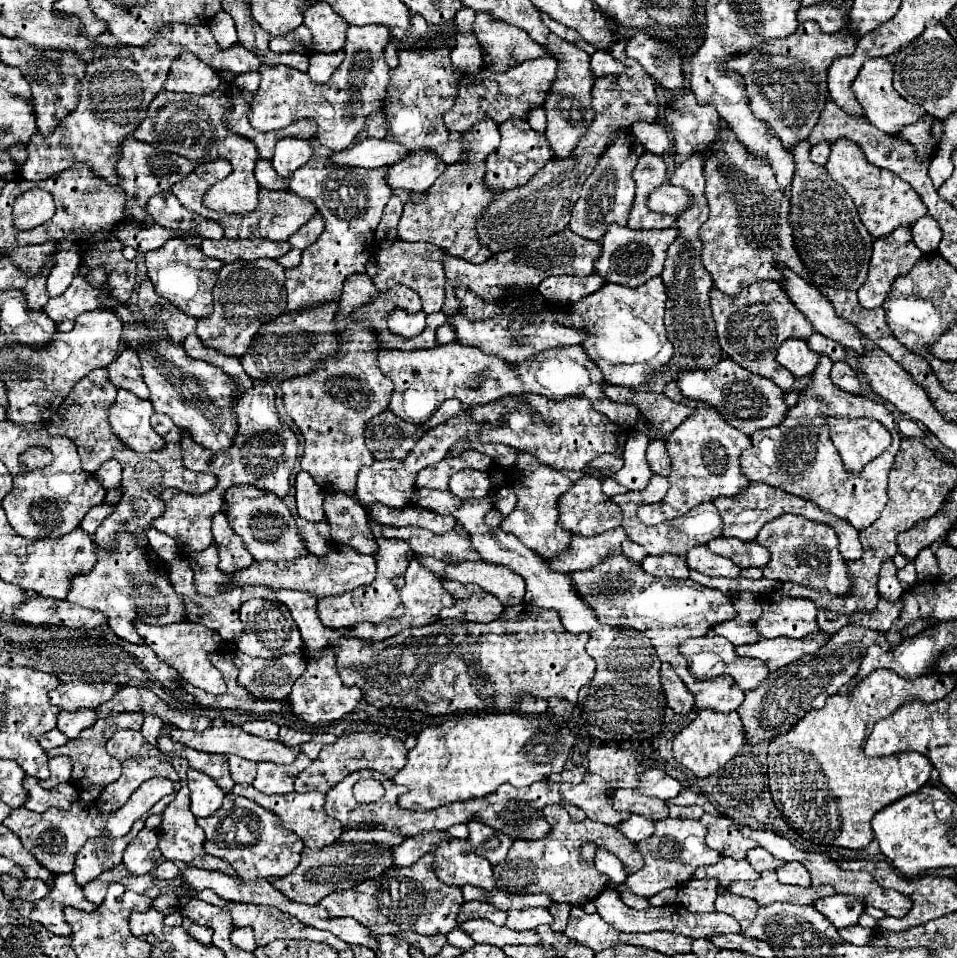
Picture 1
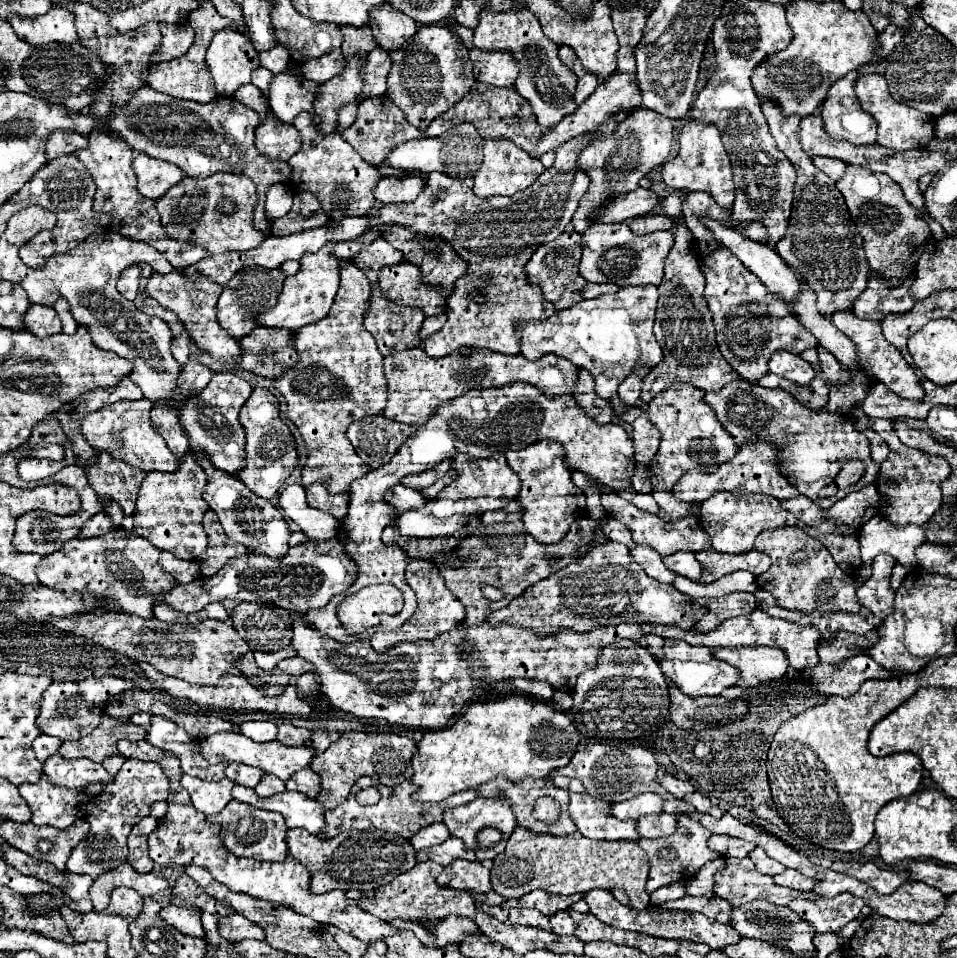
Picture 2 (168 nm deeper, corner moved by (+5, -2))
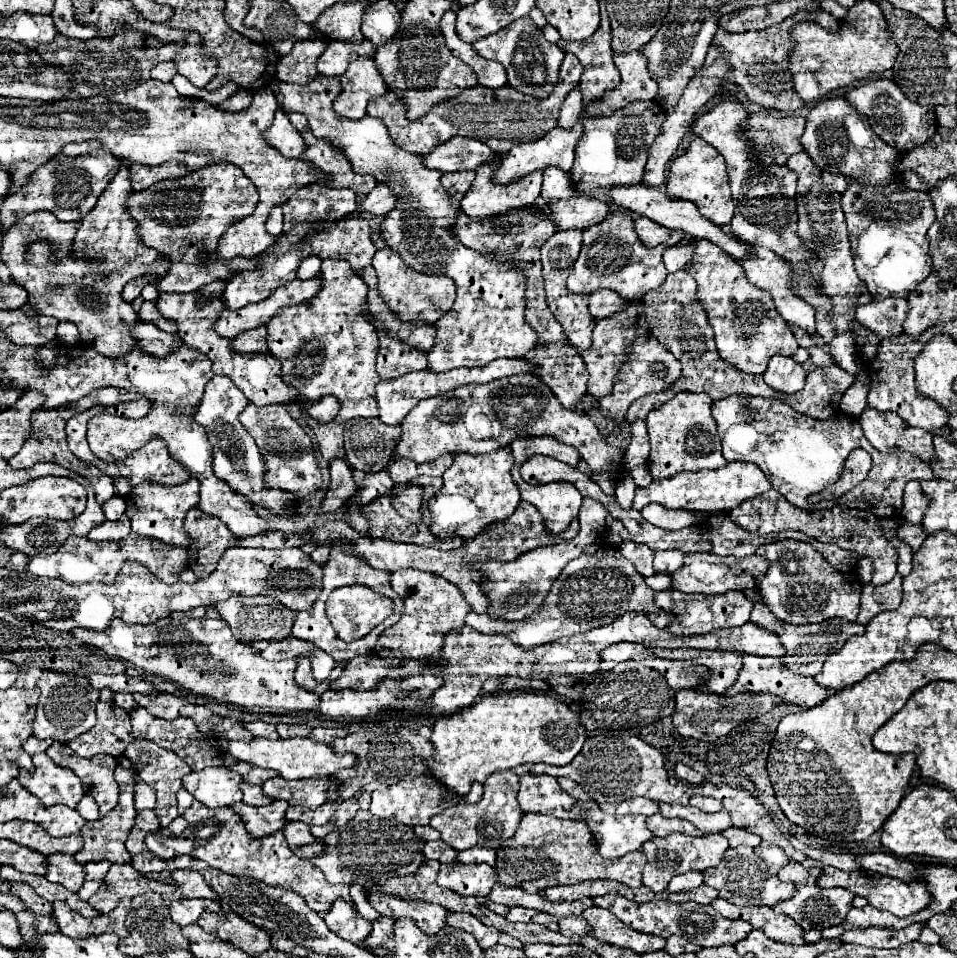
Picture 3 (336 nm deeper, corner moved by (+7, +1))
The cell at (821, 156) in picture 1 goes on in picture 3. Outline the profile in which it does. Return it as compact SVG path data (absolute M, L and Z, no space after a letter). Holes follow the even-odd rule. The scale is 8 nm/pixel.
M822 173L822 181L826 183L826 185L830 185L838 195L842 195L844 191L846 191L846 187L848 187L848 181L846 181L846 177L840 177L840 175L832 175L832 173Z

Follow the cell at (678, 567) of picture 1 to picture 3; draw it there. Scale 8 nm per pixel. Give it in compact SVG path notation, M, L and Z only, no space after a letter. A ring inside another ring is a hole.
M622 541L622 555L636 567L636 571L642 577L650 577L654 575L654 567L652 567L652 559L654 559L654 551L648 545L642 543L634 543L634 541Z

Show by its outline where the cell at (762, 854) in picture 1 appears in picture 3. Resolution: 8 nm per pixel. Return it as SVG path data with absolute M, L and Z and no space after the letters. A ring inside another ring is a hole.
M762 841L762 843L754 849L754 853L768 865L771 875L777 875L778 869L784 867L784 865L790 861L790 859L786 857L786 853L784 853L780 847L770 845L770 843L766 843L766 841Z

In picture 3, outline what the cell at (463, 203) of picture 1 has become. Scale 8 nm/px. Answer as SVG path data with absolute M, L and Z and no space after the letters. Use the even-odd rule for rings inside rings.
M386 247L374 255L372 267L378 277L380 297L386 301L390 311L394 315L398 315L402 321L408 321L414 325L432 325L442 317L442 313L450 311L450 307L454 303L456 285L448 277L432 277L432 275L416 273L414 269L406 267L404 261L398 255L394 255L394 251L390 247Z

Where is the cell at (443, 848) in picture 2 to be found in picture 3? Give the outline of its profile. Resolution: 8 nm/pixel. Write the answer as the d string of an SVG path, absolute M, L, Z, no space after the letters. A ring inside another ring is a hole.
M472 847L466 851L458 853L458 861L462 863L488 863L494 865L496 863L496 851L488 849L488 847Z

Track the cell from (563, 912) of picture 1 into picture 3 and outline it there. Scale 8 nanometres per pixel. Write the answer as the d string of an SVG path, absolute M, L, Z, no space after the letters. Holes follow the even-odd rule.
M564 917L564 919L558 919L560 923L560 933L562 935L588 935L590 933L590 925L586 923L586 919L582 917Z

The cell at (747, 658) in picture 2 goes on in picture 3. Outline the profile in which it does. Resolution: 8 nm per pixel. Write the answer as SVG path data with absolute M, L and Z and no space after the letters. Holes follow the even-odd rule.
M652 649L654 655L660 659L680 659L680 661L690 661L694 665L706 667L710 671L706 683L706 691L722 695L736 679L740 665L742 665L742 655L740 653L726 653L726 651L704 651L704 649Z

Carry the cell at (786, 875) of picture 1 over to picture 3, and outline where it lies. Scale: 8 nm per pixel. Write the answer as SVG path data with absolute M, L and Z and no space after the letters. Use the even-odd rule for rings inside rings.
M790 861L786 867L782 867L782 869L778 871L778 879L780 879L780 881L792 881L792 883L806 883L806 881L814 883L820 873L822 873L822 871L816 869L816 867L814 867L814 869L806 869L806 867L802 867L800 863Z

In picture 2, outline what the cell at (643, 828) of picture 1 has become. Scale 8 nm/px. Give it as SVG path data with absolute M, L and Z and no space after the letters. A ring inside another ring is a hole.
M652 814L638 818L638 834L640 838L660 838L668 836L676 830L676 816L674 814Z

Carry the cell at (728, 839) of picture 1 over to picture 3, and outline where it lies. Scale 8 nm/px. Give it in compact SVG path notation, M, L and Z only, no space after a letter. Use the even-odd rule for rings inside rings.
M736 827L726 829L722 835L730 841L730 847L738 847L738 845L750 845L750 847L756 847L756 845L762 843L760 835L750 833L750 831L744 831L744 829L736 829Z

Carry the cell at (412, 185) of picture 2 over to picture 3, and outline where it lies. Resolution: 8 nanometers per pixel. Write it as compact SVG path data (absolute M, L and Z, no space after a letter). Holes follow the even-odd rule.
M378 183L360 203L358 211L360 213L372 213L372 215L378 215L378 217L384 217L386 213L390 213L396 205L396 197L392 195L392 191L384 185L384 183Z

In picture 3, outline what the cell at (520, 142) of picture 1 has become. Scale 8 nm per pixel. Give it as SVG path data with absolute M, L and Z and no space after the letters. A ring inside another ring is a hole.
M500 161L496 165L484 165L476 171L476 179L474 185L470 187L470 191L464 195L464 199L460 201L462 211L470 217L470 219L490 219L490 217L498 217L504 215L510 209L520 209L526 205L532 205L534 199L540 195L540 187L542 187L542 171L534 171L528 177L520 179L518 183L510 183L510 185L498 185L492 183L492 171L500 165Z

